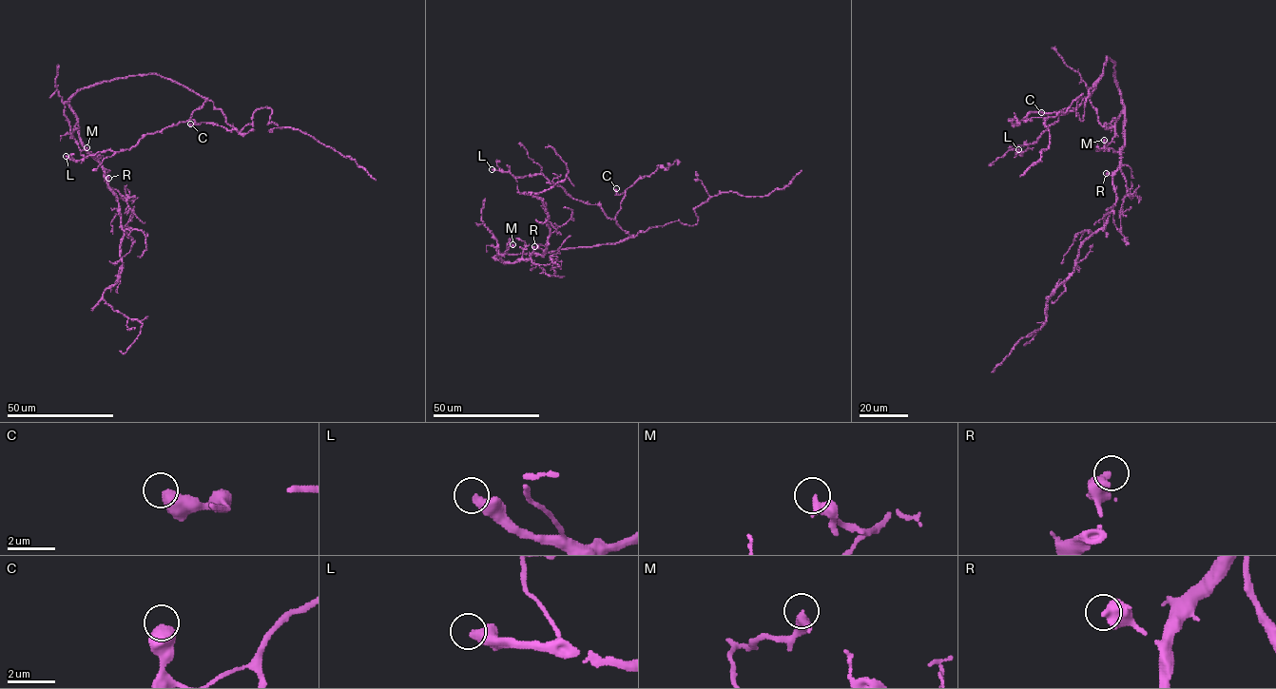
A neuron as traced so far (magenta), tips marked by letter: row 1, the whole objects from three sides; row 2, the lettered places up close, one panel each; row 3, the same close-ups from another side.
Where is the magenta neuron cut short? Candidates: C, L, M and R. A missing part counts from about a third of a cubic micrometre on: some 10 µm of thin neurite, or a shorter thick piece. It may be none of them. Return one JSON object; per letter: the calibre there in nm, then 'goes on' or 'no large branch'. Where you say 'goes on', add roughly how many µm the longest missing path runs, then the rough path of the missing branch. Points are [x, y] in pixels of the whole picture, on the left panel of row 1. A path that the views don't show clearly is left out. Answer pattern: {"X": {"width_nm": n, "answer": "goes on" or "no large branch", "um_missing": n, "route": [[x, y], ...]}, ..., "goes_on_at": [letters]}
{"C": {"width_nm": 550, "answer": "no large branch"}, "L": {"width_nm": 480, "answer": "goes on", "um_missing": 90}, "M": {"width_nm": 440, "answer": "no large branch"}, "R": {"width_nm": 480, "answer": "no large branch"}, "goes_on_at": ["L"]}

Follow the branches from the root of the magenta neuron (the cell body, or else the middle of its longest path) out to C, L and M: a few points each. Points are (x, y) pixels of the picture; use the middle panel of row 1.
C: (522, 254), (539, 255), (614, 244), (631, 238), (615, 220), (625, 195), (618, 195), (616, 188)
L: (522, 254), (614, 244), (631, 238), (599, 205), (572, 199), (541, 174), (514, 178), (492, 169)
M: (522, 254), (503, 254), (494, 258), (503, 261), (498, 255), (512, 244)

